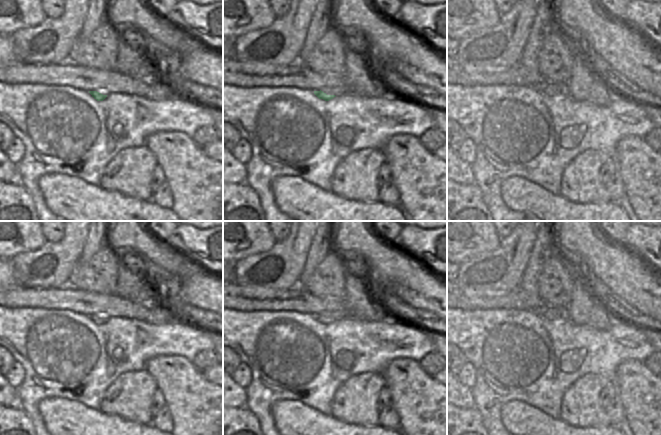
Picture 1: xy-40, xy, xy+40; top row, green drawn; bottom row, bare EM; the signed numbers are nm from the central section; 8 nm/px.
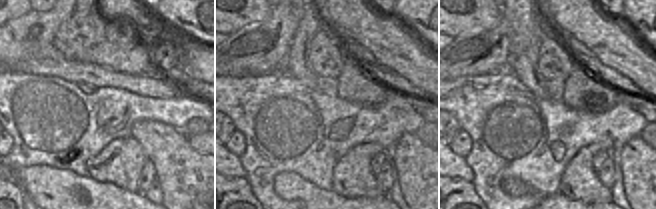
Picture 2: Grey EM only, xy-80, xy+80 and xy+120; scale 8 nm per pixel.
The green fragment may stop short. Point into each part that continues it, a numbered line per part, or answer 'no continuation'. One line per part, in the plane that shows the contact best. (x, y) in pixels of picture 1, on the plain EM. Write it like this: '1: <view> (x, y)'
1: xy (336, 315)

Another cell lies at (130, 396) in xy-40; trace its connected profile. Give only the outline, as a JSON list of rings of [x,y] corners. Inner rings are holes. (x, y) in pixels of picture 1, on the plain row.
[[[145,369],[123,373],[106,390],[100,410],[141,425],[152,425],[150,406],[157,389],[156,380]]]

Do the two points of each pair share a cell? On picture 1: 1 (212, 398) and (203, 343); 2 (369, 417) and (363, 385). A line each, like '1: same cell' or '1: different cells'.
1: different cells
2: same cell

